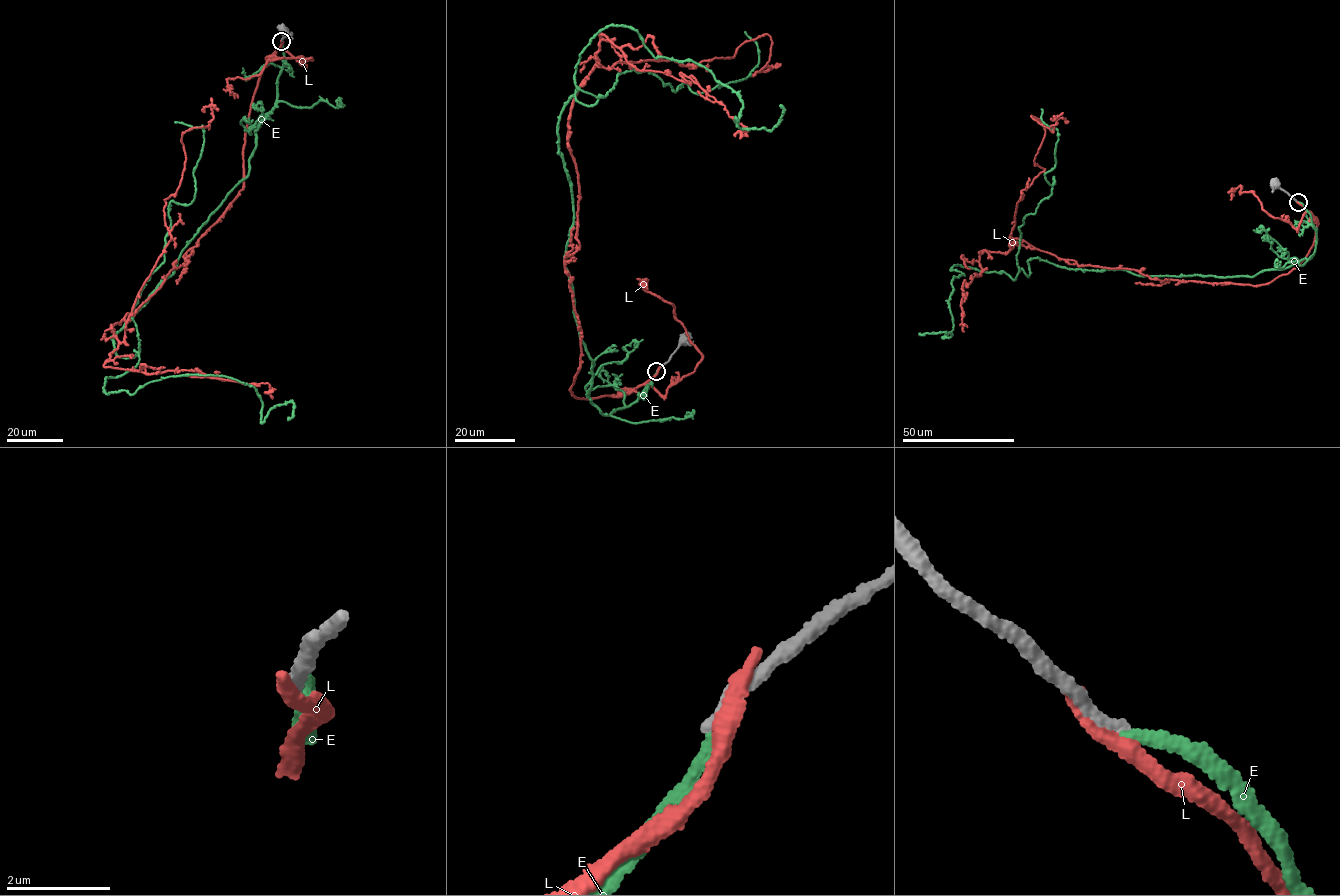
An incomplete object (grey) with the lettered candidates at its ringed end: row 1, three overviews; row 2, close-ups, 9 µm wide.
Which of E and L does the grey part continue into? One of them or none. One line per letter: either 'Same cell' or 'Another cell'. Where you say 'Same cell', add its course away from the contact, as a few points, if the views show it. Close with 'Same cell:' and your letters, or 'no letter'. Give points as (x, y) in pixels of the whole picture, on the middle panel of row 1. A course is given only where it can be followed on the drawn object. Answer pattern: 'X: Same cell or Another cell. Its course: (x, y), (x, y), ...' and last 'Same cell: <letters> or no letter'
E: Another cell
L: Another cell
Same cell: no letter

